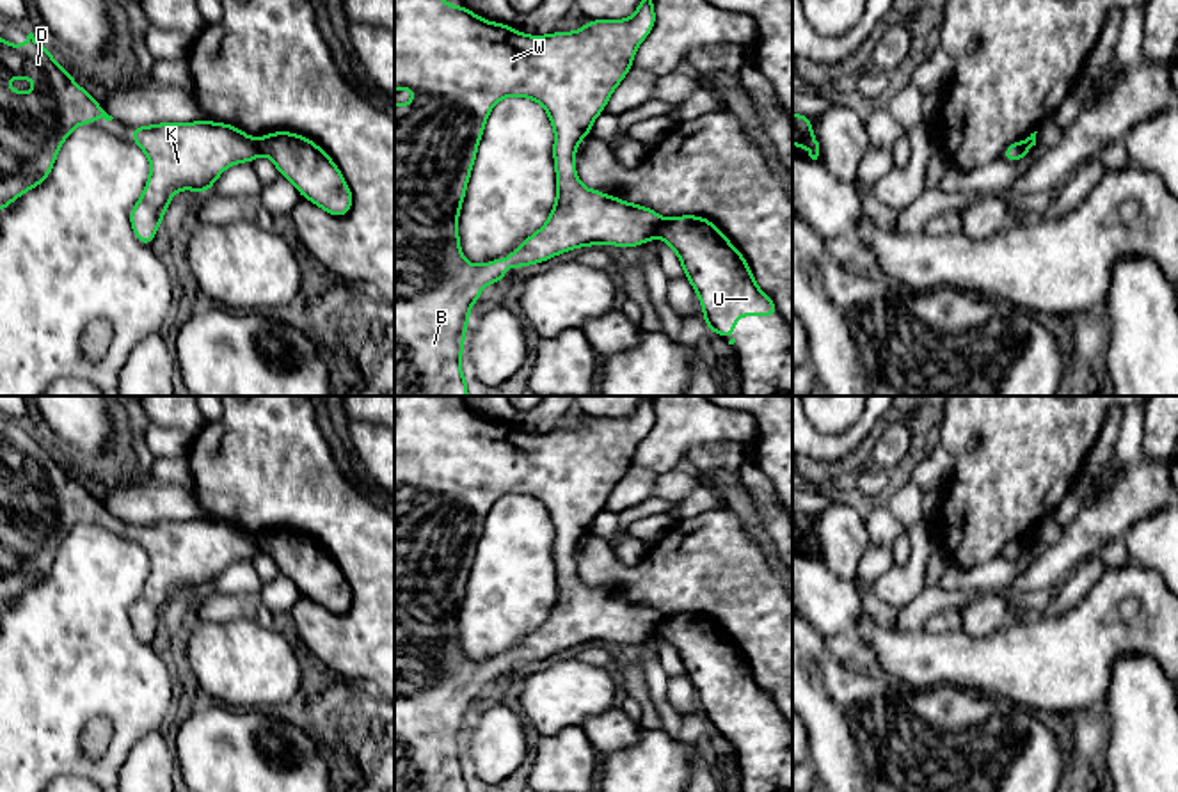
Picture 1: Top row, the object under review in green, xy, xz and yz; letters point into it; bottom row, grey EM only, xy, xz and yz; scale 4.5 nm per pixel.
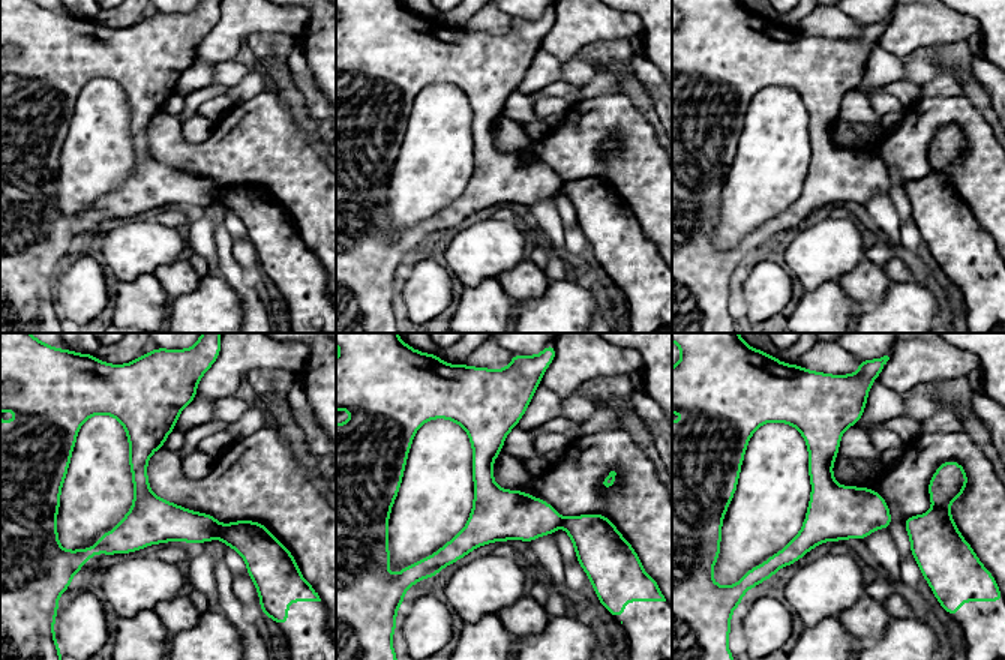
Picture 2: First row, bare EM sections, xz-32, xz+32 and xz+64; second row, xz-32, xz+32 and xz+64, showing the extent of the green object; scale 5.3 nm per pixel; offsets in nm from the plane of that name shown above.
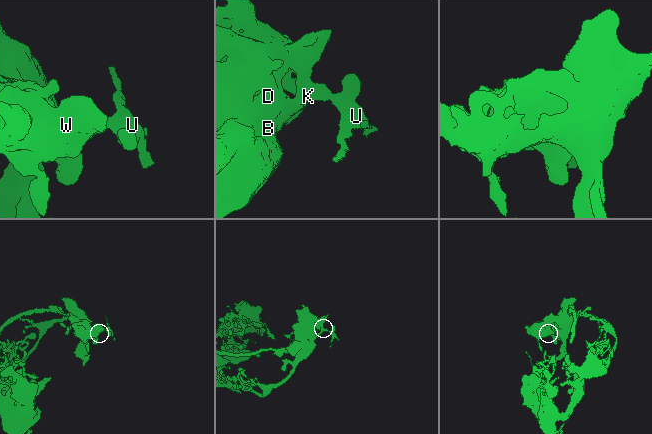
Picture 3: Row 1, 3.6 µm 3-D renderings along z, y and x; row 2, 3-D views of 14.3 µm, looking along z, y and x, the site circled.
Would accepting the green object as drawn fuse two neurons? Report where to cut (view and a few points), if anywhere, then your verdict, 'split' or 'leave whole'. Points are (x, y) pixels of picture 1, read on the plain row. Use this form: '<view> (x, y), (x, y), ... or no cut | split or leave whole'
xz (663, 617), (654, 633) | split

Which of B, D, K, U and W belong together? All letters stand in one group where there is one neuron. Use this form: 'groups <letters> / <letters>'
groups B D K W / U

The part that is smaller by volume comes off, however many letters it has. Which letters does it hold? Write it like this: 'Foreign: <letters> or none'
Foreign: U

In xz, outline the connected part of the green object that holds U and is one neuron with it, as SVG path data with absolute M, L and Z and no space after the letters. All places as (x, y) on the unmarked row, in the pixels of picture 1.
M663 616L656 634L675 648L702 701L702 721L712 732L732 735L737 714L780 714L771 694L757 684L744 653L709 616Z

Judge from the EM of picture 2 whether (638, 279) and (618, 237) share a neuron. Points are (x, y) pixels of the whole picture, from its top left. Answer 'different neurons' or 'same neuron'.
same neuron

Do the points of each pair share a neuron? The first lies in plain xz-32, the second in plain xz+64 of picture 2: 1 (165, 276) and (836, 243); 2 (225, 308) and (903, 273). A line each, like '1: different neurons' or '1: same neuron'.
1: different neurons
2: different neurons

